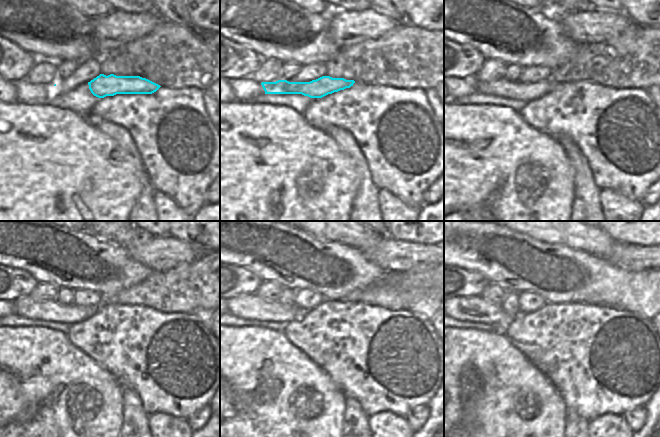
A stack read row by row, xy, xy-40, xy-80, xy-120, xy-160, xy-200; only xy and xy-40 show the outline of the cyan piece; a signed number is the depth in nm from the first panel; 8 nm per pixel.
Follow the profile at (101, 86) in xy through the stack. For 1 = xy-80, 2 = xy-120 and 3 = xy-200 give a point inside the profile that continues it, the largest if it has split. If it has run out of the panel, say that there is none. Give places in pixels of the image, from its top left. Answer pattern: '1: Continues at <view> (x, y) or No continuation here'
1: Continues at xy-80 (504, 88)
2: Continues at xy-120 (25, 306)
3: Continues at xy-200 (470, 308).

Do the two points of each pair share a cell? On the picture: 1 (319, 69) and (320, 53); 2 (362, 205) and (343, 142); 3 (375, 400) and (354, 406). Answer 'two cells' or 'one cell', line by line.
1: two cells
2: one cell
3: two cells

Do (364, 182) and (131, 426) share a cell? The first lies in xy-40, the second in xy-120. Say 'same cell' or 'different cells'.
same cell

